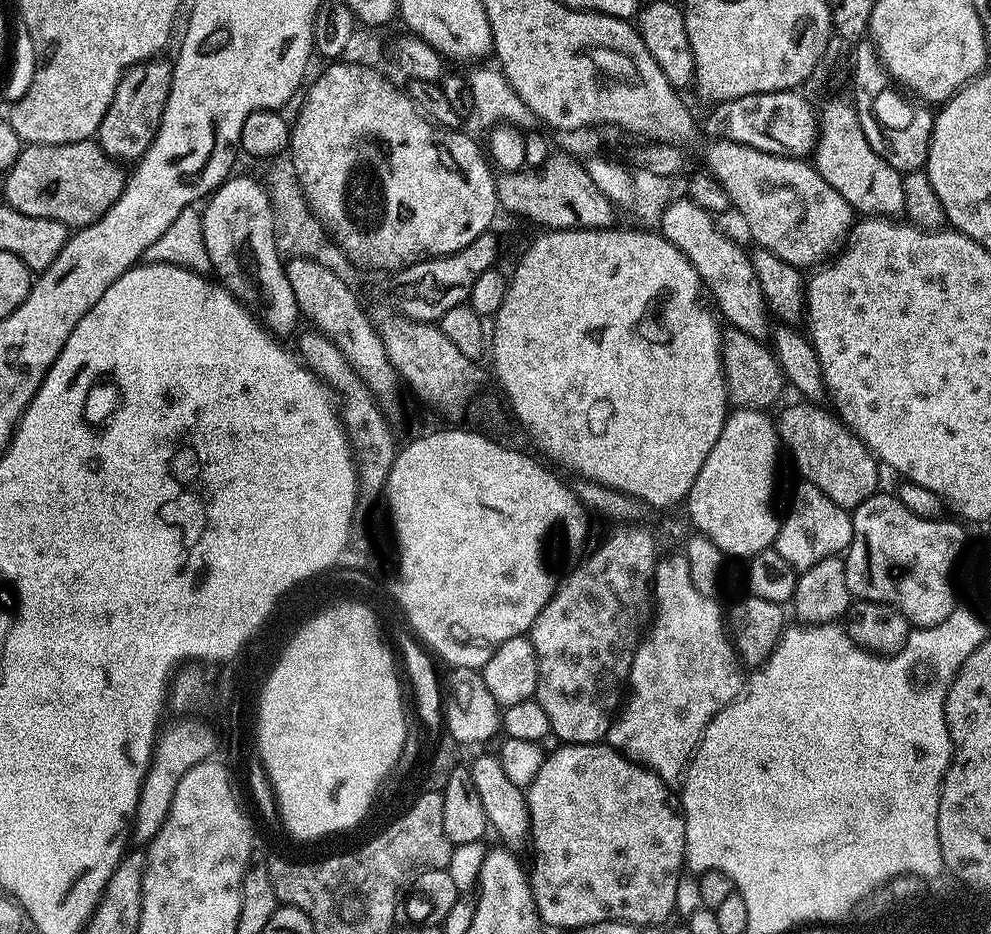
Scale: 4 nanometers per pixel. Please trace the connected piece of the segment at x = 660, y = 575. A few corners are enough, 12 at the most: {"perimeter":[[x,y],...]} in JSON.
{"perimeter":[[683,554],[606,740],[681,787],[746,676],[725,613]]}

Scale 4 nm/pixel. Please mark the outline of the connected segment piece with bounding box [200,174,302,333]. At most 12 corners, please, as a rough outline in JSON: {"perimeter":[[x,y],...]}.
{"perimeter":[[233,174],[200,216],[219,283],[277,333],[302,315],[269,189]]}

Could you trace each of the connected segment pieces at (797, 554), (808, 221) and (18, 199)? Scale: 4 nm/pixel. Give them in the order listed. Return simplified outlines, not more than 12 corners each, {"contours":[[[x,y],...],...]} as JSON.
{"contours":[[[800,482],[774,545],[798,570],[839,556],[852,514]],[[713,139],[707,171],[759,247],[801,270],[854,210],[807,159]],[[95,139],[21,147],[9,208],[100,220],[125,173]]]}

